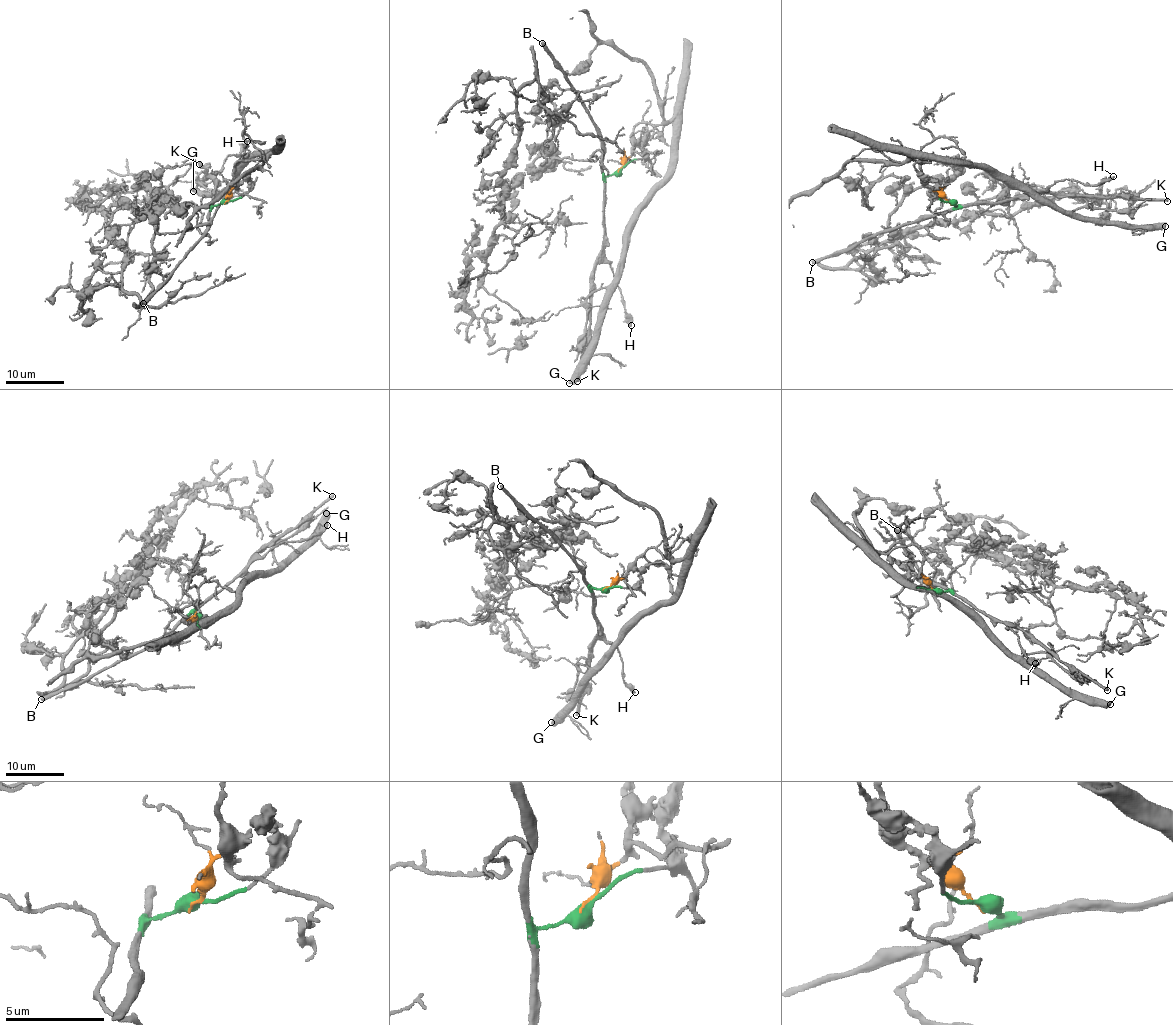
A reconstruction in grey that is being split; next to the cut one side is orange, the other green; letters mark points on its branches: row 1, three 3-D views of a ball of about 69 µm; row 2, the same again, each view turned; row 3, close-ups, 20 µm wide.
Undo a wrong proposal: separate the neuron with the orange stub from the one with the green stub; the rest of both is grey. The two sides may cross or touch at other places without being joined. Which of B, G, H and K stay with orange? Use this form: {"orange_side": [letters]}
{"orange_side": ["G"]}

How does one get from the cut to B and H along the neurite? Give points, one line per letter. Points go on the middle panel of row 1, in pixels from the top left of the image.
B: (619, 169), (610, 175), (603, 173), (602, 140), (597, 128), (560, 64), (541, 42)
H: (619, 169), (604, 178), (603, 246), (605, 260), (622, 297), (627, 322), (631, 325)

